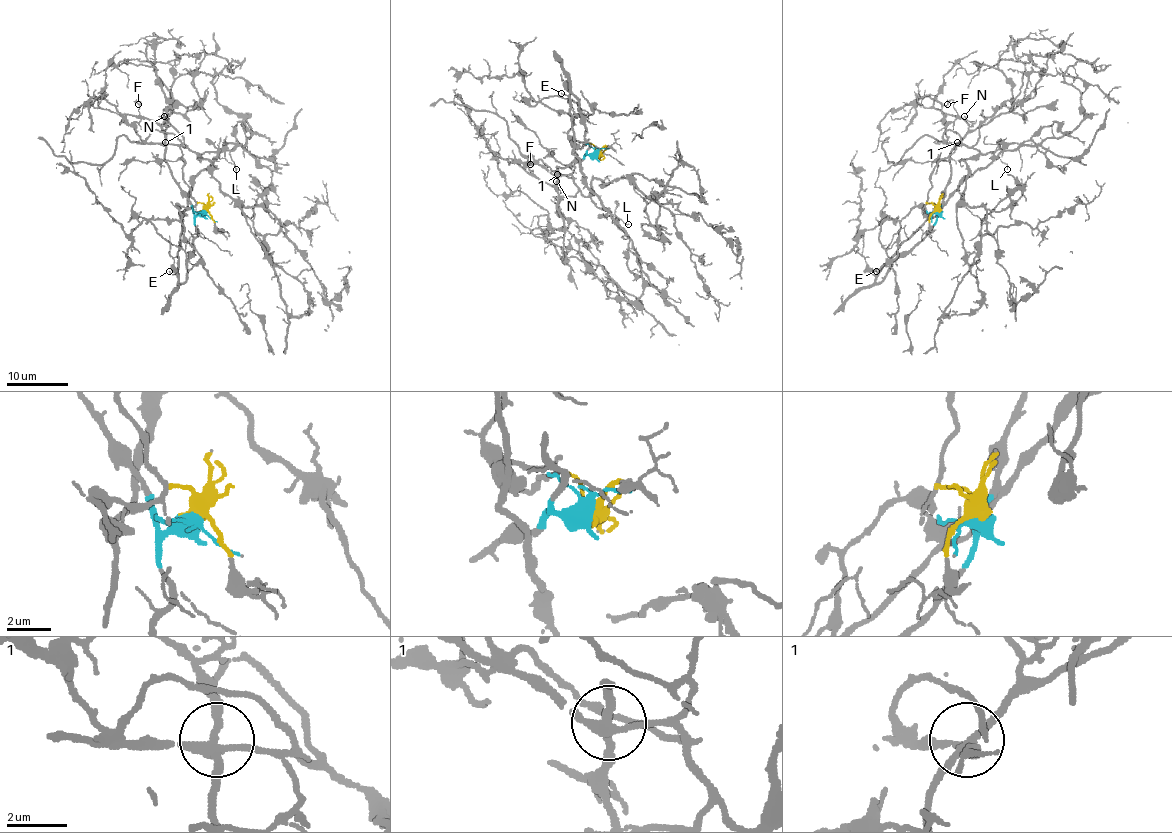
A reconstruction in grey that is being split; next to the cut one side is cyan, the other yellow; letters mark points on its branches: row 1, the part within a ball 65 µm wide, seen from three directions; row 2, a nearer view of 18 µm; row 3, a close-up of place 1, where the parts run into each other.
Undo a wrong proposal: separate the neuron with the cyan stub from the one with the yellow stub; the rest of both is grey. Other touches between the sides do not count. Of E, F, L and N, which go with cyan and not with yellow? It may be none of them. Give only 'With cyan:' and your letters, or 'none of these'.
With cyan: E, F, L, N

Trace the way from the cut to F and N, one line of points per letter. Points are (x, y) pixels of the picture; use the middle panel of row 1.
F: (596, 155), (587, 155), (565, 167), (556, 167), (557, 181), (551, 186), (531, 174), (530, 164)
N: (596, 155), (587, 155), (565, 167), (556, 167), (557, 181), (554, 184), (557, 189), (556, 181)

